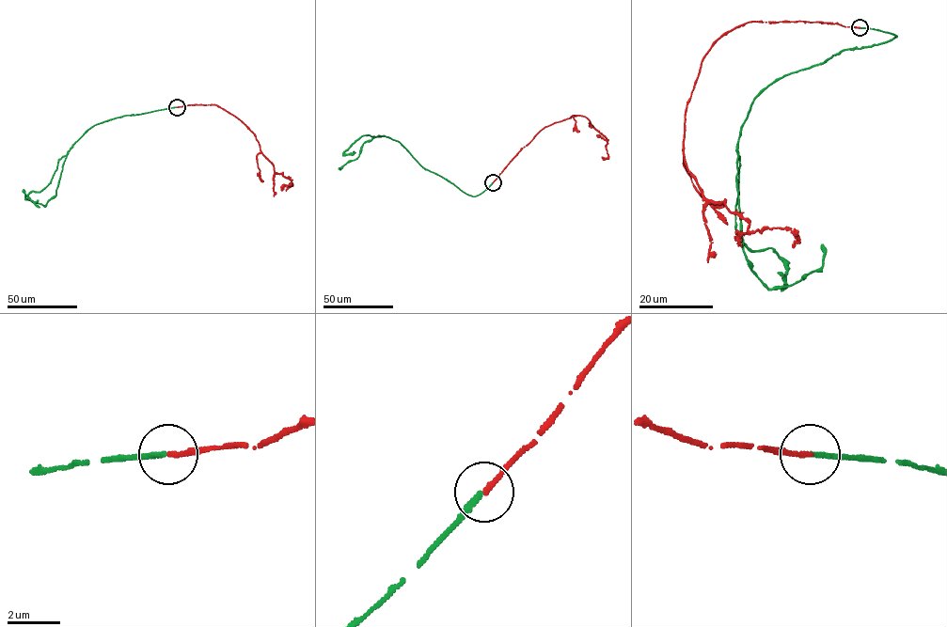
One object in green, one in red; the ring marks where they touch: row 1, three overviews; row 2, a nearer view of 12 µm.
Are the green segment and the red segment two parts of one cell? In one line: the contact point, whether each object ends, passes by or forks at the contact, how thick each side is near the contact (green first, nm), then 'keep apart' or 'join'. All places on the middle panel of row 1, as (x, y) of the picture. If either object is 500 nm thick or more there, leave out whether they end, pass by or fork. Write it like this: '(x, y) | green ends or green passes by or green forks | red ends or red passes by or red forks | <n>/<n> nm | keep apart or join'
(493, 182) | green ends | red ends | 190/180 nm | join

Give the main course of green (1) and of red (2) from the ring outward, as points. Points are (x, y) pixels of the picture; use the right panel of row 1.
1: (860, 27), (897, 36), (783, 75), (741, 129), (750, 270), (769, 289), (791, 286), (823, 265), (822, 243)
2: (860, 27), (734, 27), (702, 59), (686, 106), (683, 159), (702, 195), (750, 232), (787, 228), (793, 247)

